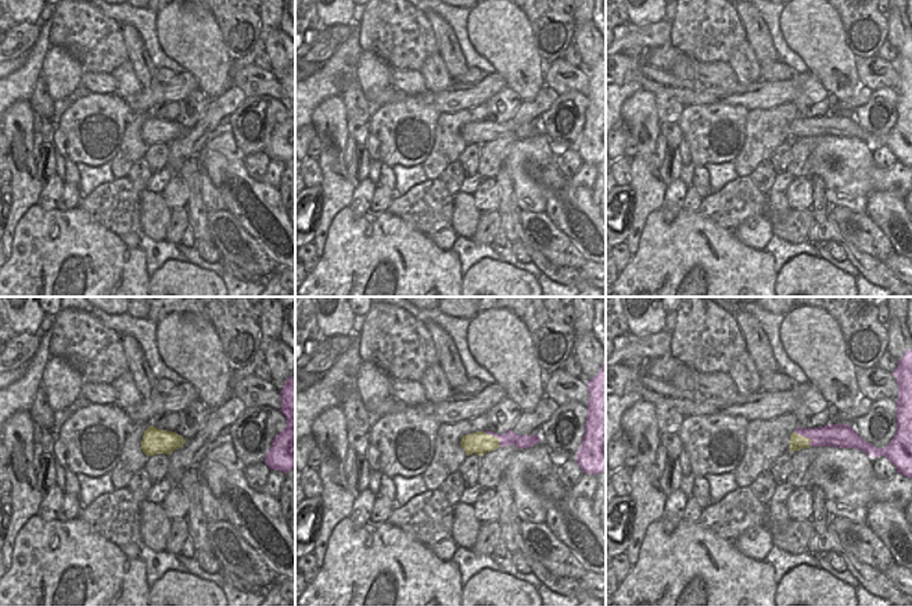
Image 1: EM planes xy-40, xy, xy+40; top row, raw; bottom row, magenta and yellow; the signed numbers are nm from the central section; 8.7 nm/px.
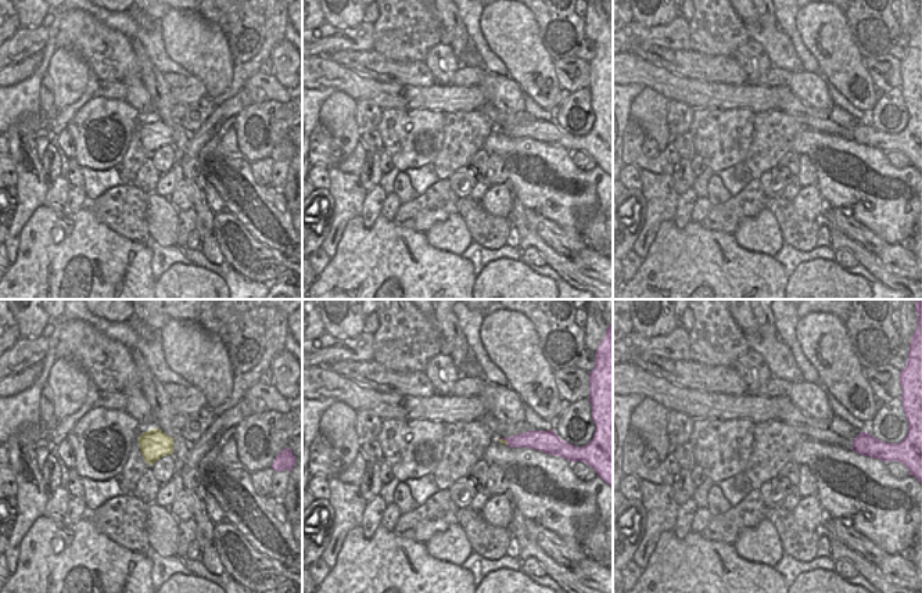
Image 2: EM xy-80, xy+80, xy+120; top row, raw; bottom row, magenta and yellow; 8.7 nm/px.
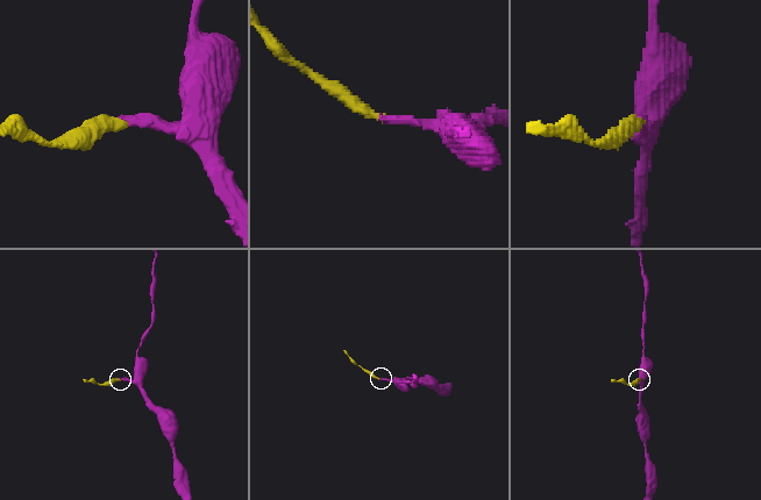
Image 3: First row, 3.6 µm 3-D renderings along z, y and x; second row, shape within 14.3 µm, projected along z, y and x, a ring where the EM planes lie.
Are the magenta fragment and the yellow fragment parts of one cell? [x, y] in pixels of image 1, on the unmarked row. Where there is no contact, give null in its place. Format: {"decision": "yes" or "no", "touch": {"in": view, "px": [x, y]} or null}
{"decision": "no", "touch": {"in": "xy+40", "px": [804, 125]}}

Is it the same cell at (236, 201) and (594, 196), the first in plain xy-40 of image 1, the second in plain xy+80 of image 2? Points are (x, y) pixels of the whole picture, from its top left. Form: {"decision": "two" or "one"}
{"decision": "two"}

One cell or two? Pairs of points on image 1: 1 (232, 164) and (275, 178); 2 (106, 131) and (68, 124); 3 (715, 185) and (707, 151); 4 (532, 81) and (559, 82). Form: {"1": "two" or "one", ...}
{"1": "two", "2": "one", "3": "two", "4": "two"}

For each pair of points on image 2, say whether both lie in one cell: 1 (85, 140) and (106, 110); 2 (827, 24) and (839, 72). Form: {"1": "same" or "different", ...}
{"1": "same", "2": "same"}

